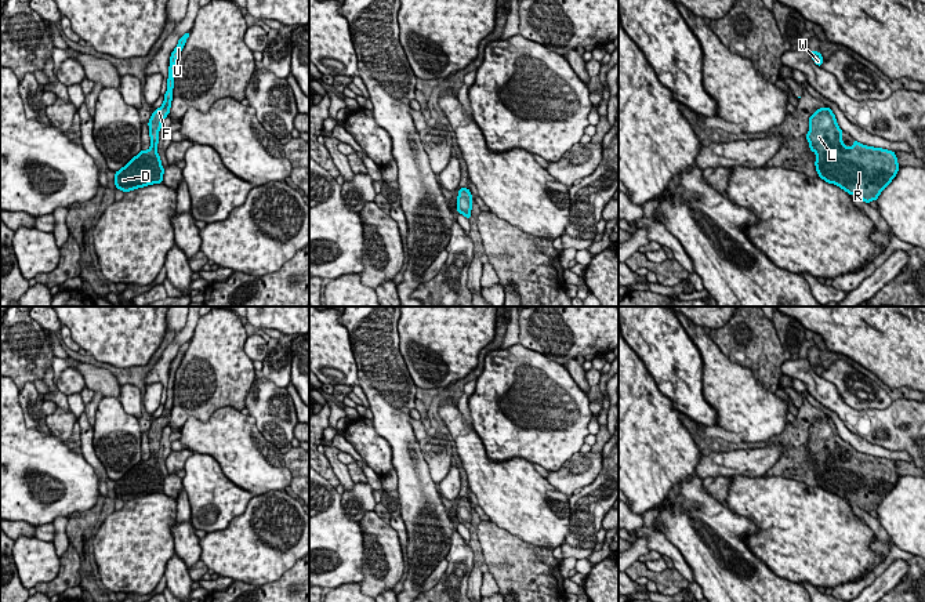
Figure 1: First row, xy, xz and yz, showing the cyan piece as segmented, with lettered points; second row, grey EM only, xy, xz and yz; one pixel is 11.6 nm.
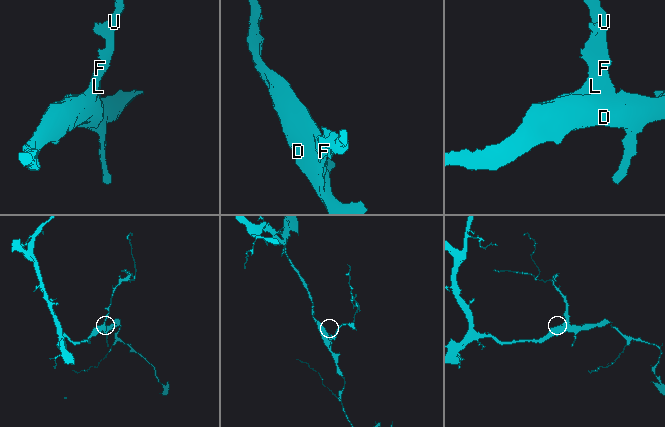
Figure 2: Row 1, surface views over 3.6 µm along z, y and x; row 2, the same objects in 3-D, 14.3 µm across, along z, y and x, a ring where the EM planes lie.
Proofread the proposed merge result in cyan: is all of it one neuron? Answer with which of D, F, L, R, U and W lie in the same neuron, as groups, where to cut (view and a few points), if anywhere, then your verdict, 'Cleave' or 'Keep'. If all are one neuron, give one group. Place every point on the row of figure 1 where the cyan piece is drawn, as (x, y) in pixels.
Groups: D F L R U W. No split. Keep

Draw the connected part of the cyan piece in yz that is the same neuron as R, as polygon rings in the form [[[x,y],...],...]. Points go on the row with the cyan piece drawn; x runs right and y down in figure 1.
[[[830,108],[816,109],[810,115],[806,139],[817,156],[817,177],[849,195],[857,195],[867,204],[878,199],[900,168],[893,150],[867,146],[855,139],[846,148]]]

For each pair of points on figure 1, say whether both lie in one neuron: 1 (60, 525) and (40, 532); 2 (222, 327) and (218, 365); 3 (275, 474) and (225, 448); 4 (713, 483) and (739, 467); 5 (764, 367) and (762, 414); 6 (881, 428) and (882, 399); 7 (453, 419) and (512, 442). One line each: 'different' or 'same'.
1: different
2: same
3: same
4: different
5: different
6: different
7: different

